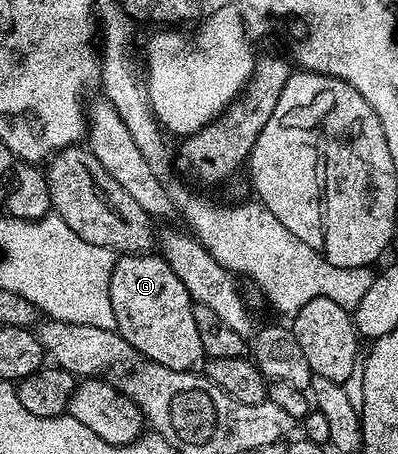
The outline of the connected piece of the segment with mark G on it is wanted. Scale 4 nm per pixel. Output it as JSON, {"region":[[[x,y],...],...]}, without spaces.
{"region":[[[159,253],[125,254],[117,257],[112,263],[110,276],[110,304],[114,308],[116,330],[132,346],[141,359],[157,362],[166,368],[195,371],[205,365],[206,359],[202,348],[202,339],[194,324],[194,305],[178,276],[171,271],[170,264]]]}

